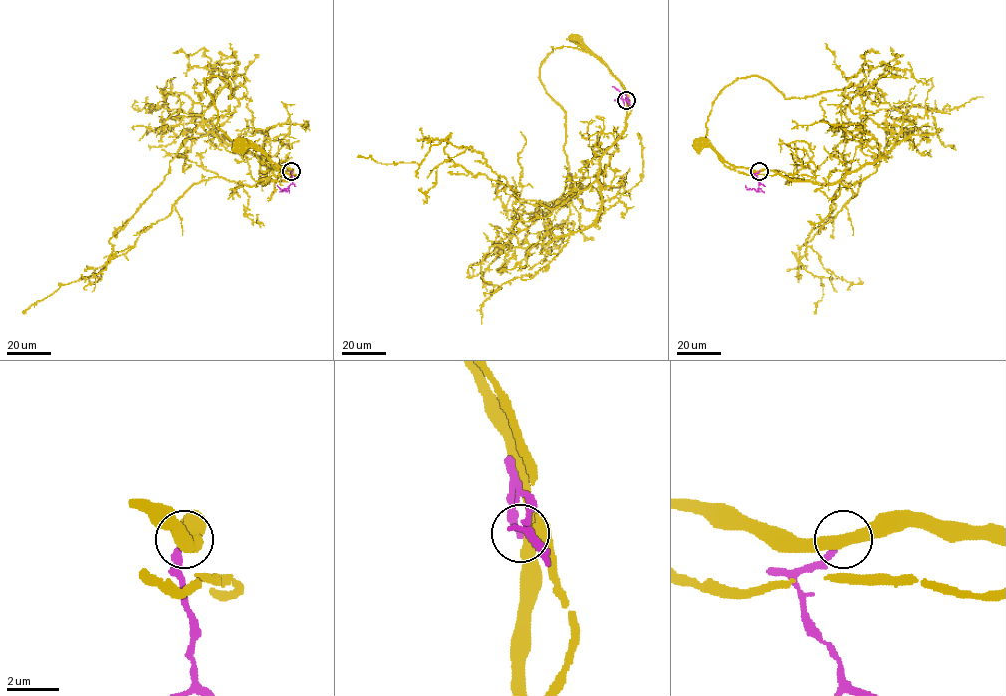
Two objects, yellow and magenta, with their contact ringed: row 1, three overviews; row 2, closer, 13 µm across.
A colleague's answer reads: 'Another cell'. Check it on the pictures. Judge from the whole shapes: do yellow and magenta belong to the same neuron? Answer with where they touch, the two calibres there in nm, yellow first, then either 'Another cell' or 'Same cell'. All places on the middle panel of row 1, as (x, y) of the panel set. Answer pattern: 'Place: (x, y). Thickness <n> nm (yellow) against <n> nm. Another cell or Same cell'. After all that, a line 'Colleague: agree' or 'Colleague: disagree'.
Place: (626, 100). Thickness 440 nm (yellow) against 220 nm. Another cell
Colleague: agree

